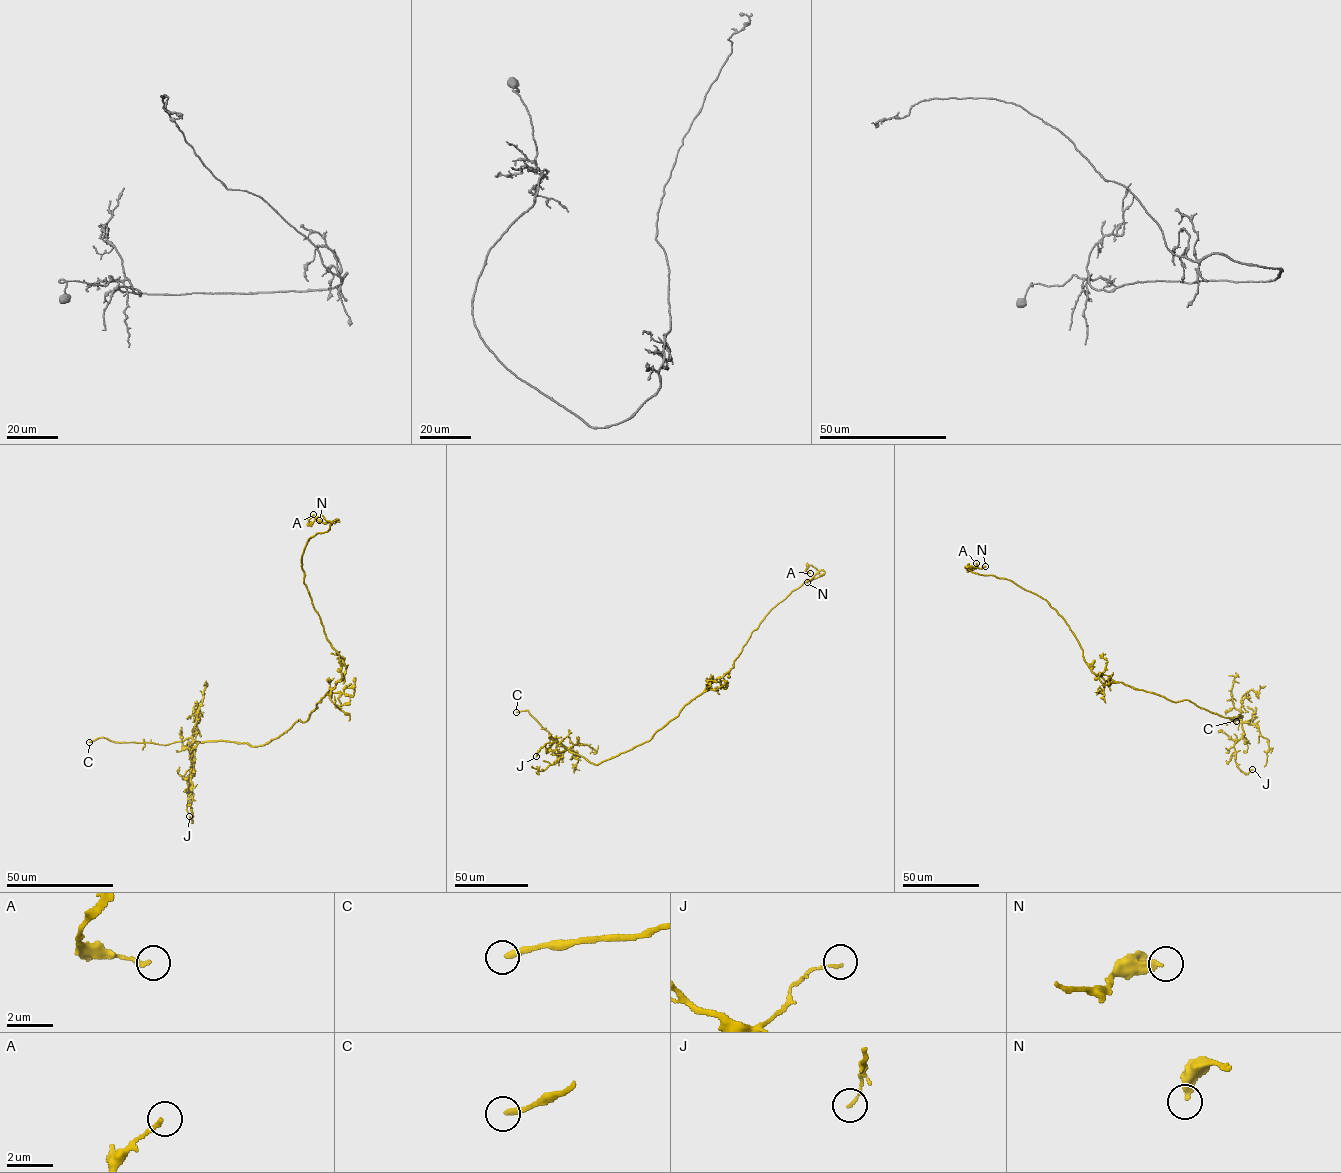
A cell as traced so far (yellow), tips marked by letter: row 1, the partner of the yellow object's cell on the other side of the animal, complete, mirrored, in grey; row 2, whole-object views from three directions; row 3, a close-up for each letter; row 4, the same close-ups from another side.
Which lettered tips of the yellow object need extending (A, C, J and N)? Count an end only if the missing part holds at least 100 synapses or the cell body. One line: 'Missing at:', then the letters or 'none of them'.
Missing at: C

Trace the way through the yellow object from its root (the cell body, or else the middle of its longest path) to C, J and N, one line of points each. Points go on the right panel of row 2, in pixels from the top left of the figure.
C: (1125, 684), (1173, 702), (1187, 700), (1225, 717), (1241, 713), (1238, 720), (1228, 717), (1236, 721)
J: (1125, 684), (1241, 716), (1235, 761), (1245, 773), (1252, 769)
N: (1125, 684), (1105, 681), (1092, 671), (1073, 633), (1045, 600), (1009, 579), (979, 575), (965, 567), (985, 566)

